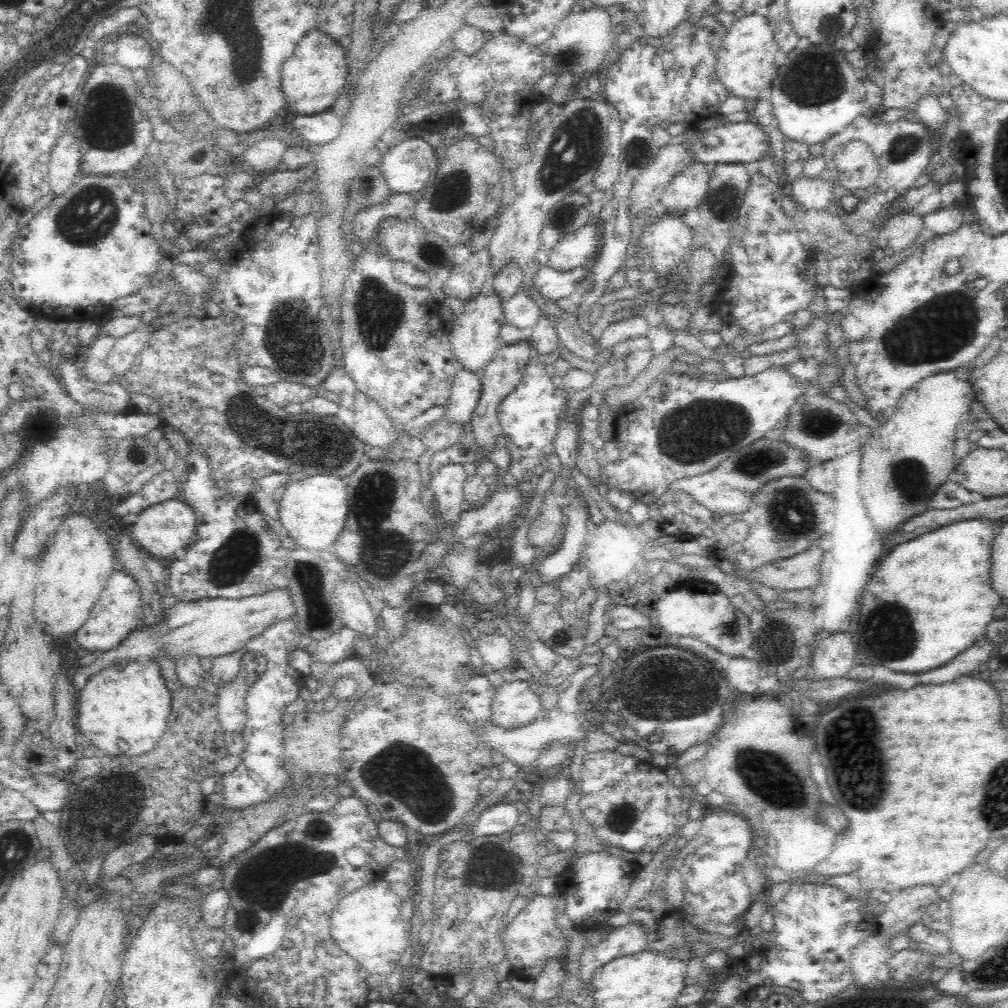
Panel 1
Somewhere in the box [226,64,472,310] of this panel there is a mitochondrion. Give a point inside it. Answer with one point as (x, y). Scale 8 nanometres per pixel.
(431, 253)

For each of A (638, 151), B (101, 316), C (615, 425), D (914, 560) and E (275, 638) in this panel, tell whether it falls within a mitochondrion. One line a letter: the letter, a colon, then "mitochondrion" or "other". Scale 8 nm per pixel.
A: mitochondrion
B: other
C: other
D: other
E: other

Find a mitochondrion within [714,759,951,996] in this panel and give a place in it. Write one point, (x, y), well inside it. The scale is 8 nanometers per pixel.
(889, 860)

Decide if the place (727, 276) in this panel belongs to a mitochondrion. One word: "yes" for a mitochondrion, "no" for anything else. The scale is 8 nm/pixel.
no

